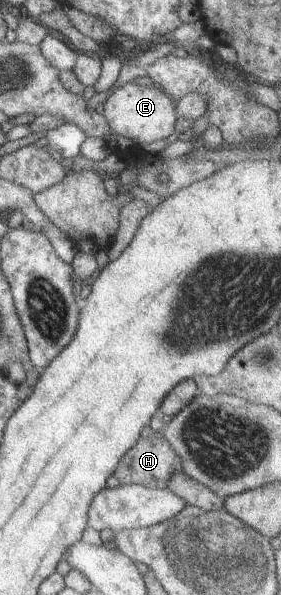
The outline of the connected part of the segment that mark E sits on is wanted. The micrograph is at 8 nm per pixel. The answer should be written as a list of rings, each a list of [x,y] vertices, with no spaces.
[[[132,82],[116,86],[113,93],[103,104],[103,115],[113,133],[133,139],[137,147],[142,143],[166,140],[175,131],[178,116],[175,111],[175,101],[159,87],[140,86]]]

